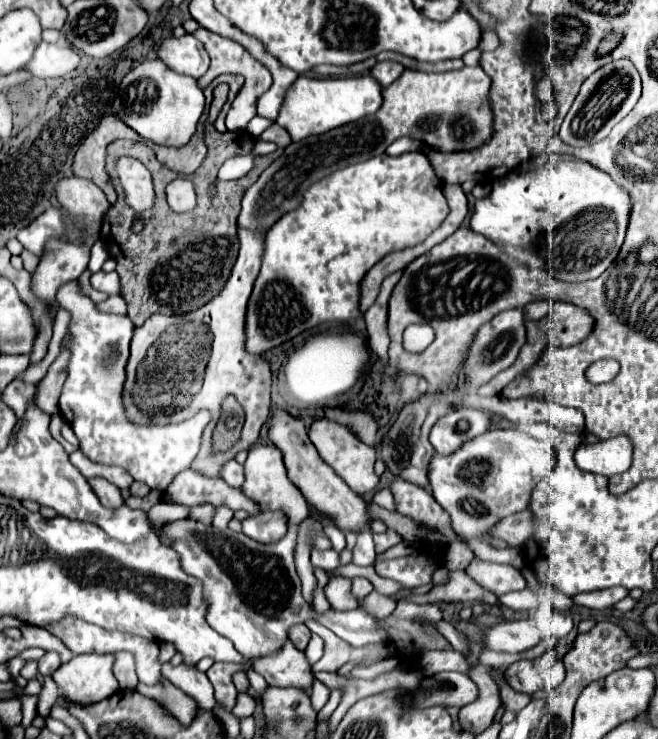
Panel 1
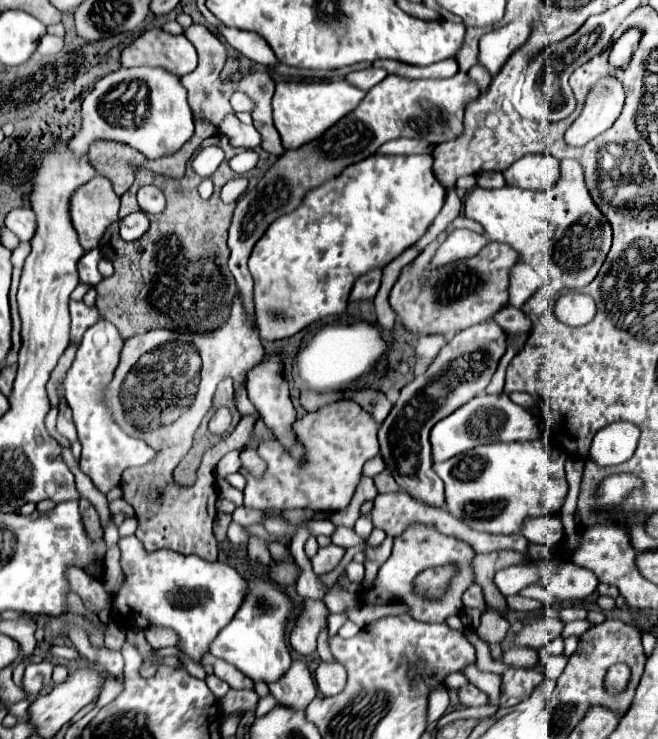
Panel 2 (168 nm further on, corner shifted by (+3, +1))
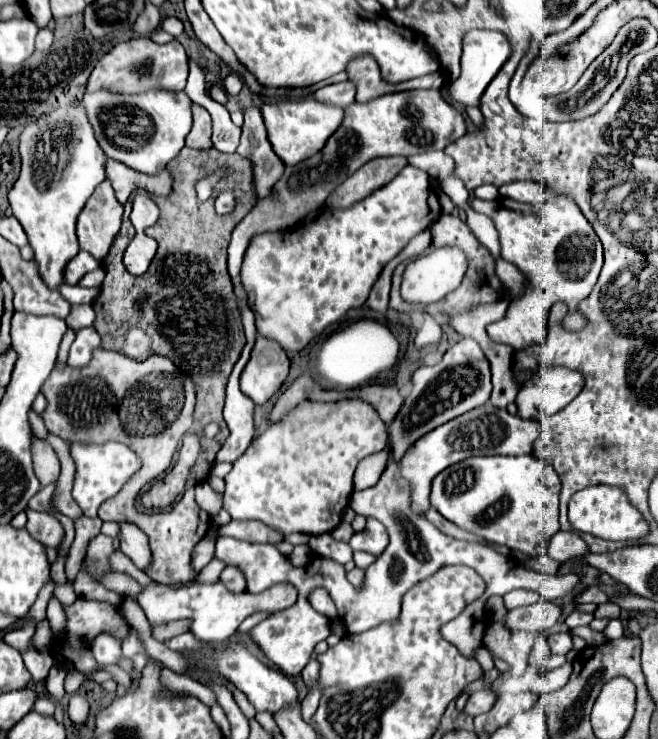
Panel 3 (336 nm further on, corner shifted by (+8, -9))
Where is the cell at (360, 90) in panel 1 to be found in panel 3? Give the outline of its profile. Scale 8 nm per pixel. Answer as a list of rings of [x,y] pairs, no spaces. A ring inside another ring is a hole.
[[[314,98],[304,100],[282,100],[276,104],[264,104],[262,116],[268,130],[268,140],[276,152],[276,156],[286,164],[294,166],[314,154],[318,154],[326,140],[336,132],[342,122],[342,110],[338,106],[320,104]]]

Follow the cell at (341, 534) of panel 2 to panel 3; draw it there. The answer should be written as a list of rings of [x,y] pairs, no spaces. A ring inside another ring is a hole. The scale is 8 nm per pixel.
[[[368,518],[366,528],[350,538],[350,546],[352,550],[364,550],[372,556],[380,556],[382,550],[388,546],[388,534],[382,522],[378,522],[376,518]]]

